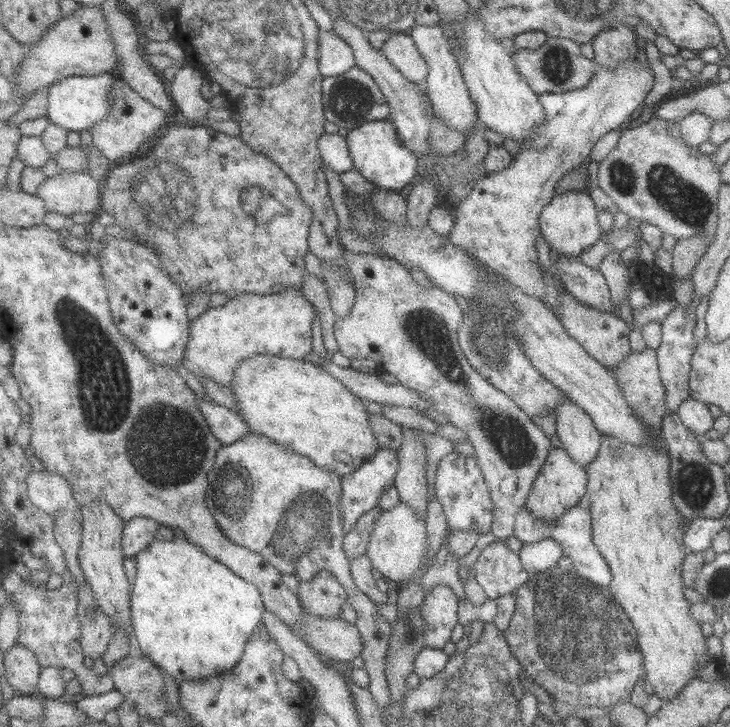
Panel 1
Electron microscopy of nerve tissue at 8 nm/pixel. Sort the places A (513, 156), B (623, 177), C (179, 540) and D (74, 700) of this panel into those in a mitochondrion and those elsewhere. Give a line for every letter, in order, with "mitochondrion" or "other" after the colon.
A: other
B: mitochondrion
C: other
D: other

